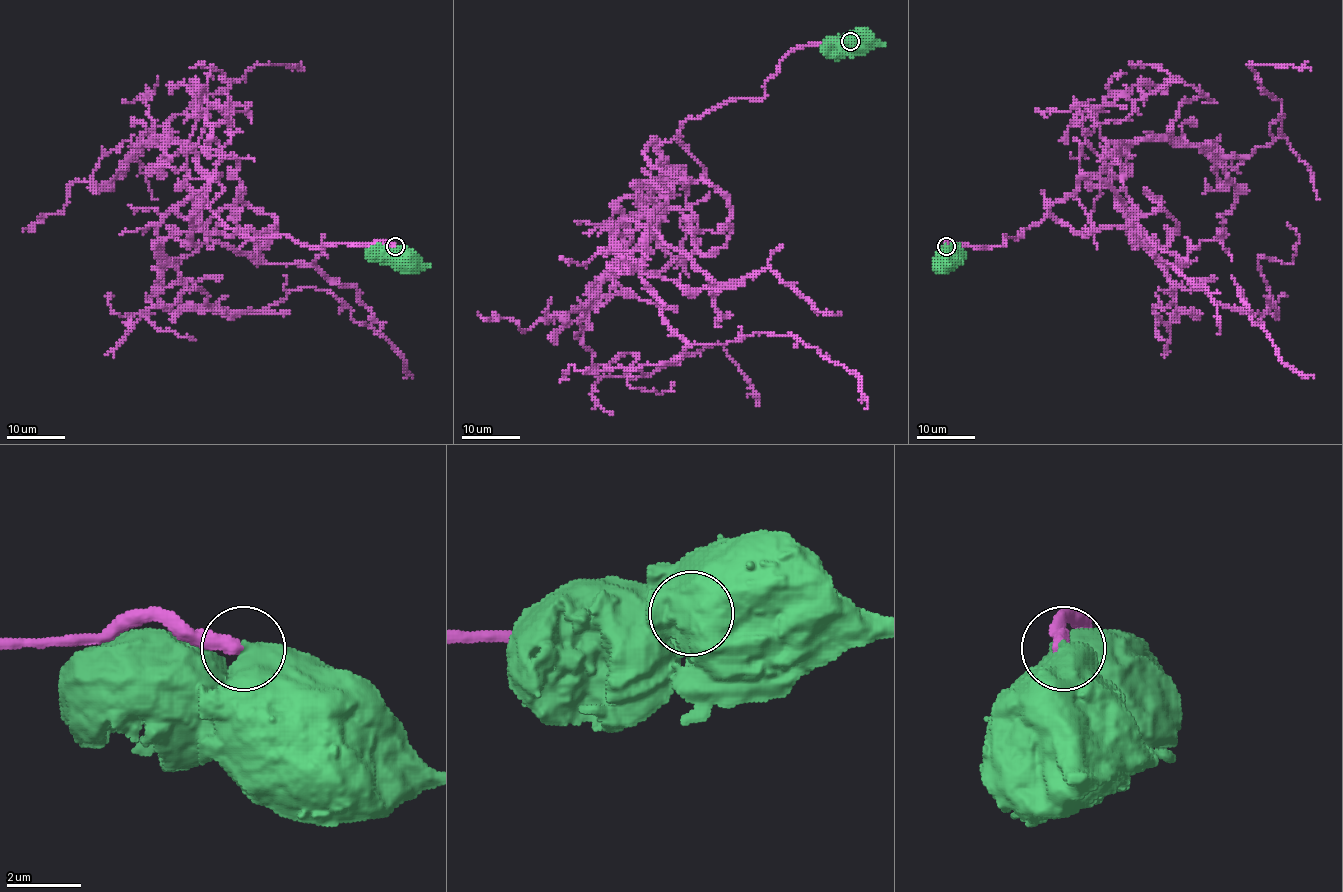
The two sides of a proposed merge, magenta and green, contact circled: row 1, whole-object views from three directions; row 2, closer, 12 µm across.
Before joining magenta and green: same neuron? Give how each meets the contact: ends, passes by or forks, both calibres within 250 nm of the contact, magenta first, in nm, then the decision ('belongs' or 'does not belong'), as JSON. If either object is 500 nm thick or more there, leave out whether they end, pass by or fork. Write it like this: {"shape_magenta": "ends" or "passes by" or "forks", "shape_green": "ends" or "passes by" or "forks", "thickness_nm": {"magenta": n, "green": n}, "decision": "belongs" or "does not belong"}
{"thickness_nm": {"magenta": 360, "green": 750}, "decision": "belongs"}

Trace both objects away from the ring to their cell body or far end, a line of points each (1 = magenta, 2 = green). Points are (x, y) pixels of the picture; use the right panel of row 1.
1: (945, 245), (1001, 247), (1083, 177), (1102, 178), (1171, 281), (1250, 313), (1238, 288), (1281, 360), (1314, 376)
2: (945, 245), (945, 257)

